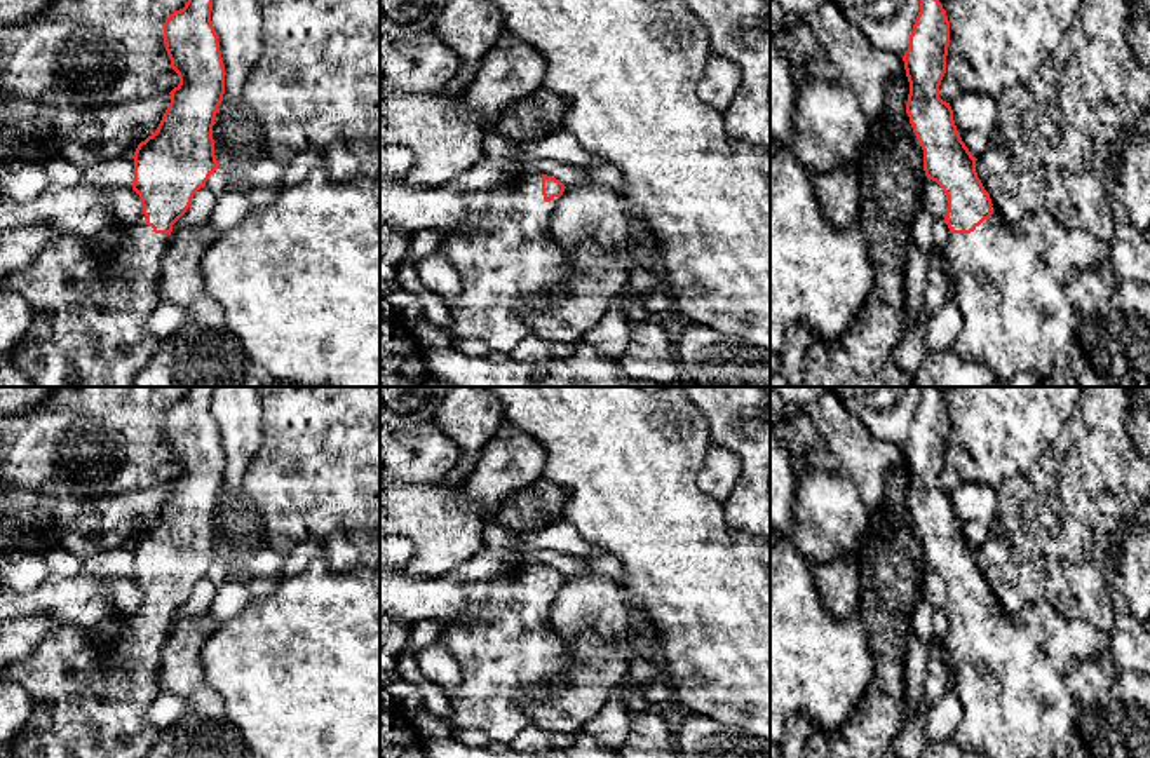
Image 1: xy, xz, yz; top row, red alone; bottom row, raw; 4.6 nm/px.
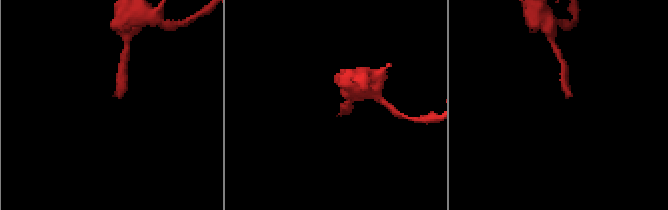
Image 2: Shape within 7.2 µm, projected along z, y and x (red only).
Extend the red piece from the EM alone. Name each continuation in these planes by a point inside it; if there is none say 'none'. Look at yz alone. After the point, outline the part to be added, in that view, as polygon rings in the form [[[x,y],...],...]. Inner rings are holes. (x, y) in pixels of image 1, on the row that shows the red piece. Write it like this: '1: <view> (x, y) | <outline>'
1: yz (1035, 297) | [[[991,206],[991,216],[971,233],[950,233],[948,246],[939,253],[953,275],[953,303],[964,317],[964,328],[955,340],[953,350],[965,361],[986,364],[997,382],[1005,382],[1016,373],[1030,373],[1035,387],[1051,380],[1054,387],[1150,387],[1150,284],[1126,281],[1112,268],[1108,242],[1096,239],[1082,228],[1066,228],[1049,213],[1038,211],[1014,223],[1007,223]]]

